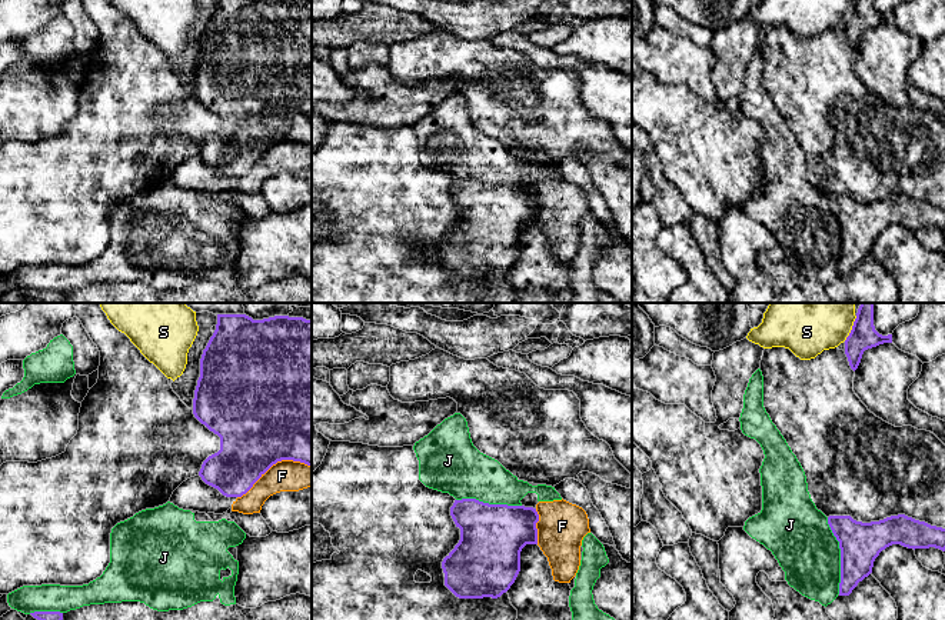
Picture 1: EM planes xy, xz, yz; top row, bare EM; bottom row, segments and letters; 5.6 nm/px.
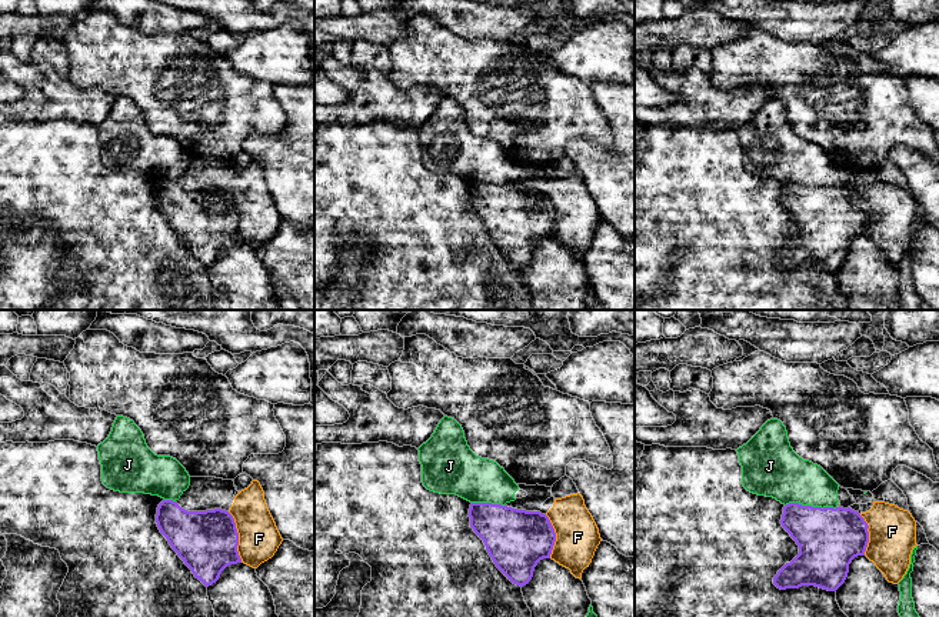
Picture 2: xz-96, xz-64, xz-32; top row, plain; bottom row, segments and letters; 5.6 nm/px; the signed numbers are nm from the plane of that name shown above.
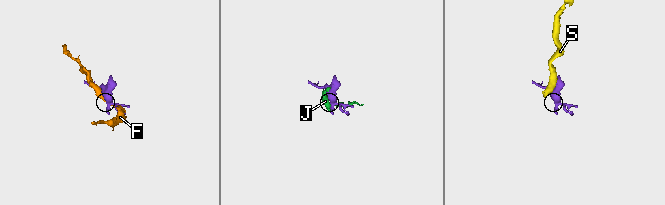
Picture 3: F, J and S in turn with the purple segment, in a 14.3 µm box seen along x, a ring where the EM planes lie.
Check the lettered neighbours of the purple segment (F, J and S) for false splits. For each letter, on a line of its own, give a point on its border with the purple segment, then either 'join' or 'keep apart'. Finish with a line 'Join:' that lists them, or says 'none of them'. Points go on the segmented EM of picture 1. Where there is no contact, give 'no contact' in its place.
F: xy (273, 463) | keep apart
J: yz (841, 556) | join
S: yz (852, 329) | keep apart
Join: J

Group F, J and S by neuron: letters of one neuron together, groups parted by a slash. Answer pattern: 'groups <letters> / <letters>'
groups F / J / S

